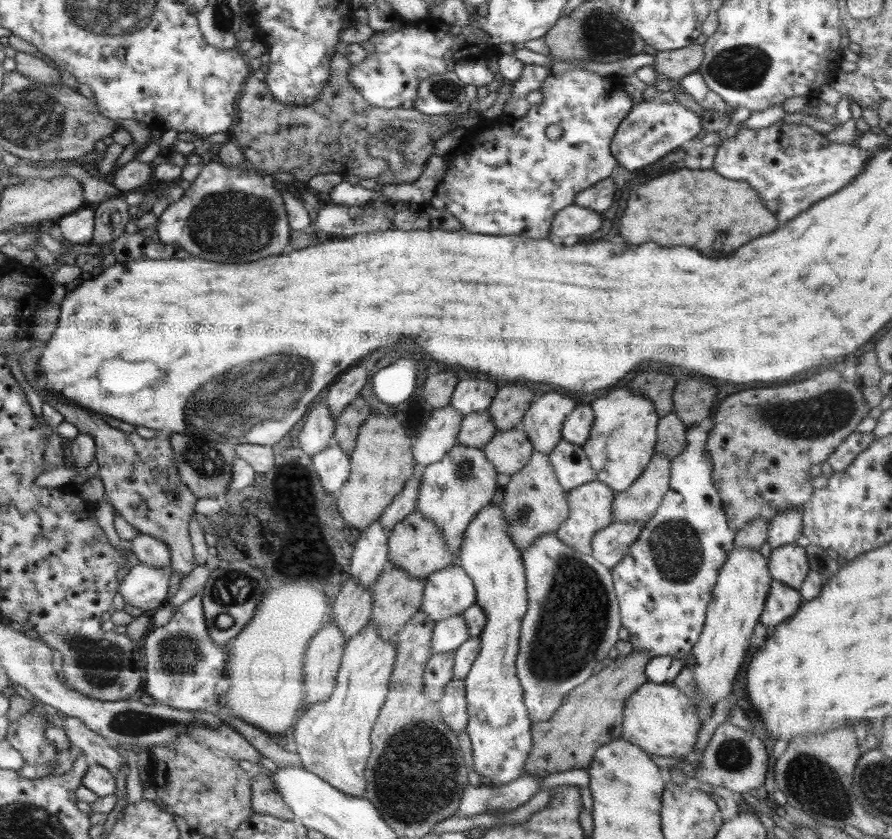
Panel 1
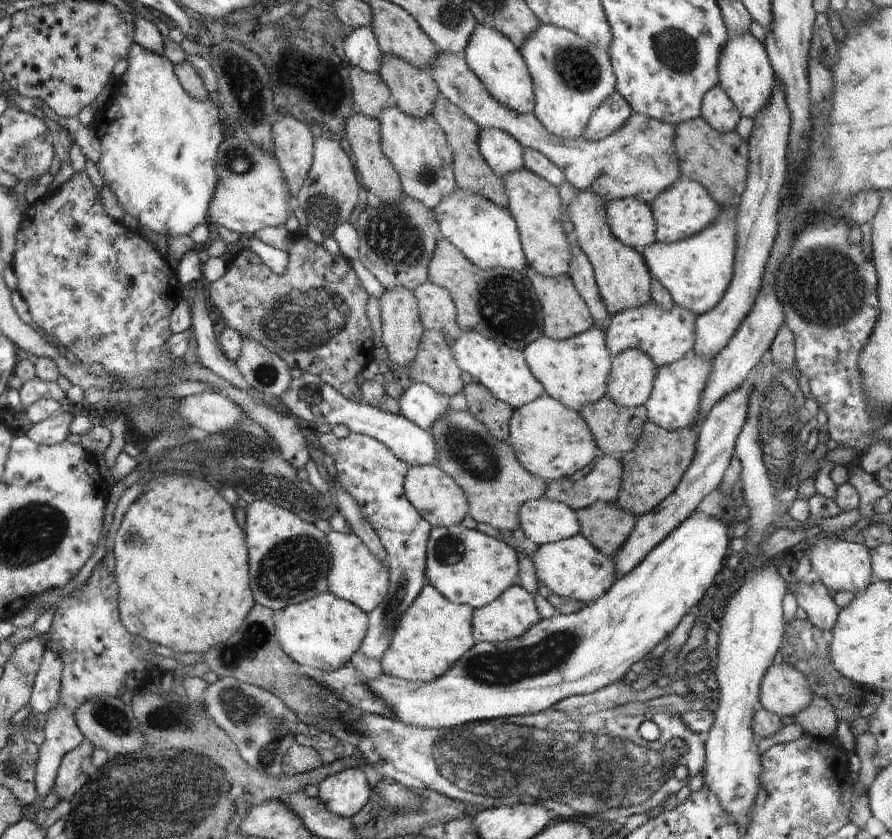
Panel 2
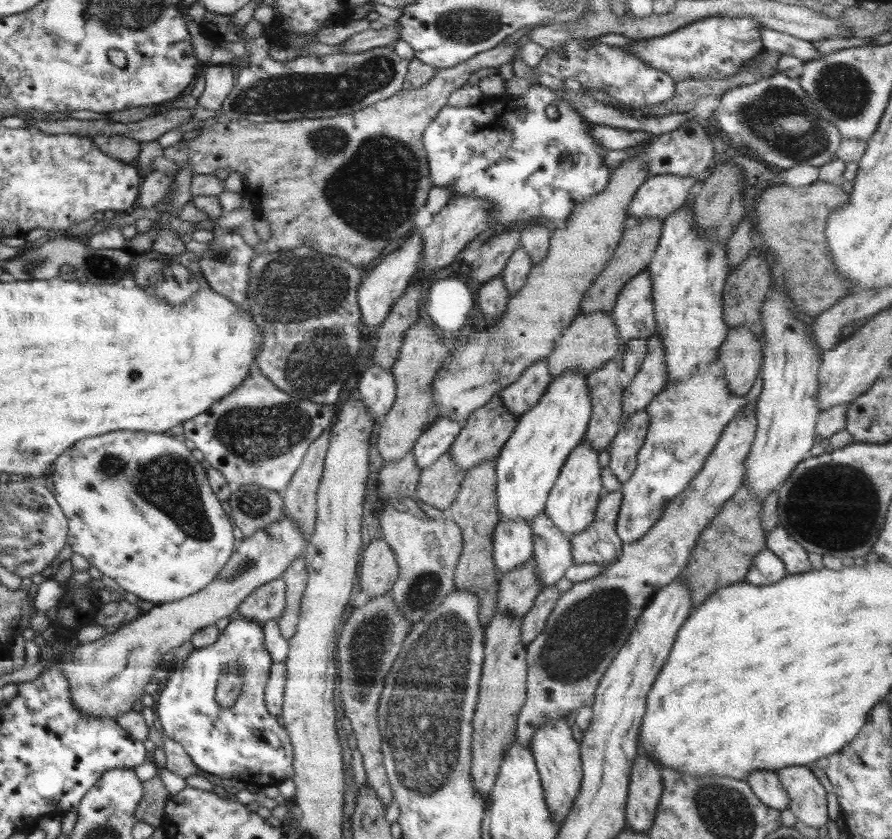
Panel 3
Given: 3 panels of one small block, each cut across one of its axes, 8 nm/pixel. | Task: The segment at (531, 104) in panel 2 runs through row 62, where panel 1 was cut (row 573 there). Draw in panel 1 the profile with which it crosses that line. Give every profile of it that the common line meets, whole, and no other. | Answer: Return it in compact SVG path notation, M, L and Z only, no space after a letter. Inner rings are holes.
M490 502L477 512L464 531L458 556L459 565L467 572L476 587L476 603L483 608L487 616L485 627L479 636L480 652L464 678L464 686L466 686L464 698L468 707L466 734L471 740L472 769L481 777L481 784L486 786L506 784L524 775L524 765L533 743L530 734L533 723L529 720L524 705L523 689L515 665L519 651L521 622L528 606L526 575L522 554L509 537L507 528L508 523L503 515L503 508Z

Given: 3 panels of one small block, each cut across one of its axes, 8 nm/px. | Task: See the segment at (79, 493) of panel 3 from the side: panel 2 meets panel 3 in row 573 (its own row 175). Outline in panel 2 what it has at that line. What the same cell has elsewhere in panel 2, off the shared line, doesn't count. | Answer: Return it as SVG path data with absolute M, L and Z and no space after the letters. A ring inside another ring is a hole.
M134 44L126 60L127 69L115 80L116 92L93 115L95 135L100 139L99 172L124 212L136 218L144 228L168 237L188 236L198 224L208 223L210 200L218 184L216 156L228 131L227 127L221 127L219 103L214 97L196 100L186 92L174 72L174 65L164 55L158 56Z

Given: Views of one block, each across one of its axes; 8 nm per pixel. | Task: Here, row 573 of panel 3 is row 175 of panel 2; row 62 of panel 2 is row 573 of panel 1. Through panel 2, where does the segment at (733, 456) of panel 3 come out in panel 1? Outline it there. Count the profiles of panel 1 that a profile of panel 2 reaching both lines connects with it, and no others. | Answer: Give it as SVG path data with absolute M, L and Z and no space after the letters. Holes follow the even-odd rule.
M449 565L438 572L427 576L423 592L421 610L435 623L441 620L461 615L476 602L476 587L470 576L460 565Z

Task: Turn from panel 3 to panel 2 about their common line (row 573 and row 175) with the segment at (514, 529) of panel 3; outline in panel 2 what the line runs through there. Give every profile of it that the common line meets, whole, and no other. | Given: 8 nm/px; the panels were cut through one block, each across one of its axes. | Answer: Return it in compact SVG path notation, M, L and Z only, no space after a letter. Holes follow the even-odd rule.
M480 128L478 146L484 160L497 175L504 177L524 166L523 146L504 130Z

